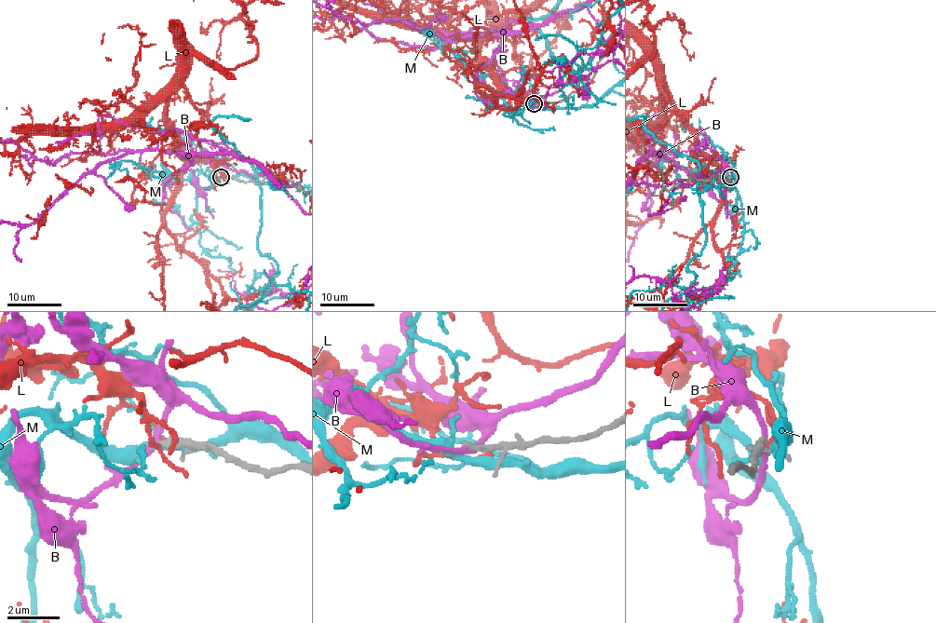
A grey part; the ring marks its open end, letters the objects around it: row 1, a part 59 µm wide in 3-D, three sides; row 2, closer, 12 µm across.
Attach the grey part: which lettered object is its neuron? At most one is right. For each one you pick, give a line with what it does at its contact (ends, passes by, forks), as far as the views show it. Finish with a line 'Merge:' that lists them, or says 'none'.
Merge: none

